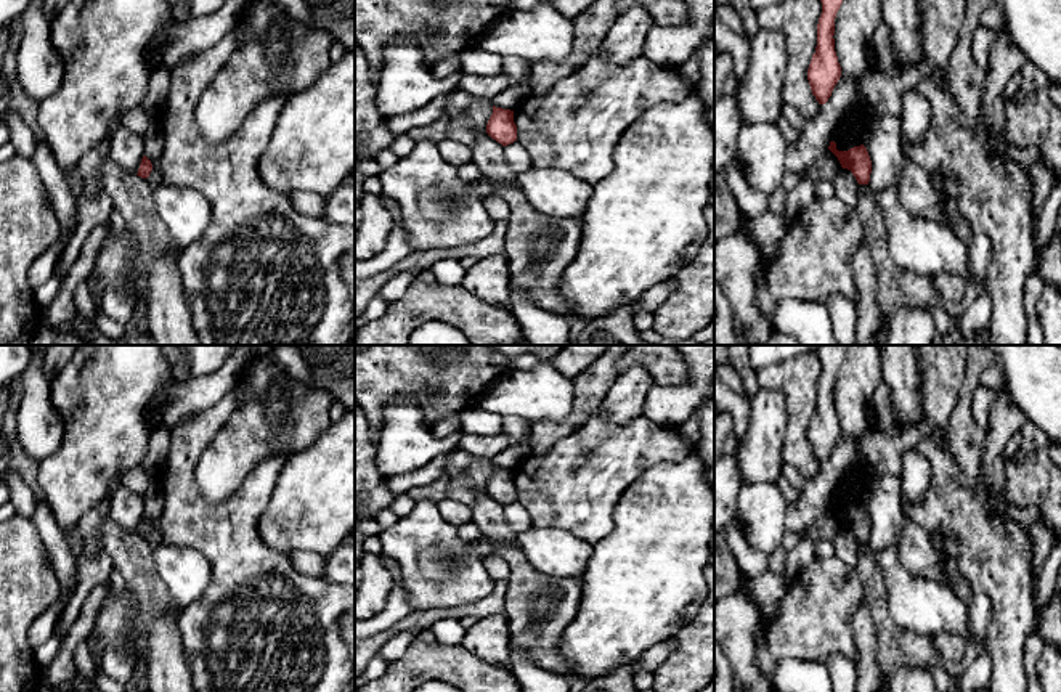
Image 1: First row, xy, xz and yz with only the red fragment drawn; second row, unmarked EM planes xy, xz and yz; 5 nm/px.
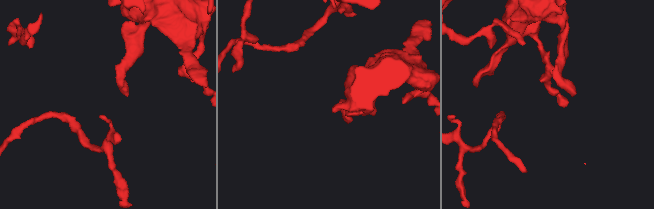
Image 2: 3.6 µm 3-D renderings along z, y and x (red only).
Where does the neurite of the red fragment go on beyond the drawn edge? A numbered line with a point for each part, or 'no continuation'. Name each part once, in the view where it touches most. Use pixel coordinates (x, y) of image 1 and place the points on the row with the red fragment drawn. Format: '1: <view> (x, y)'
no continuation

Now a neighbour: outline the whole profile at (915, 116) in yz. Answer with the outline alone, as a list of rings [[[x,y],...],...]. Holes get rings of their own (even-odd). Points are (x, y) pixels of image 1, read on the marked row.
[[[913,88],[902,96],[900,140],[918,143],[925,138],[931,124],[929,101]]]

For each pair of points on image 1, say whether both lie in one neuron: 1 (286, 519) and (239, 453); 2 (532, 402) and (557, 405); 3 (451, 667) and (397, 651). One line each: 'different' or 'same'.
1: different
2: same
3: different

